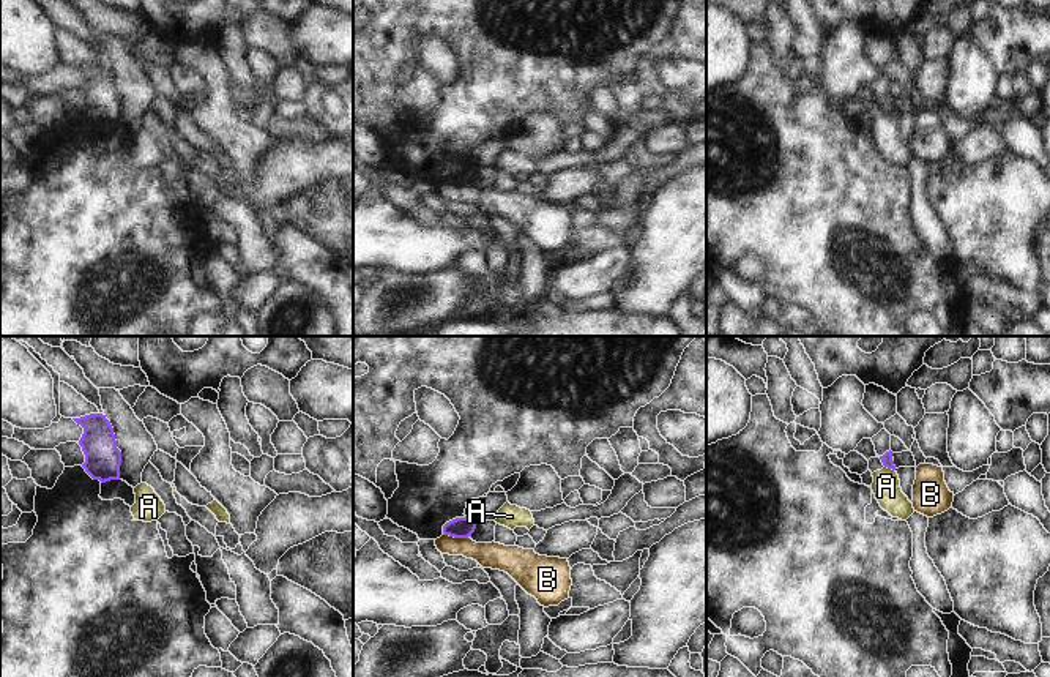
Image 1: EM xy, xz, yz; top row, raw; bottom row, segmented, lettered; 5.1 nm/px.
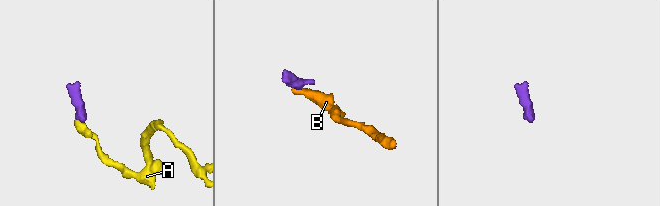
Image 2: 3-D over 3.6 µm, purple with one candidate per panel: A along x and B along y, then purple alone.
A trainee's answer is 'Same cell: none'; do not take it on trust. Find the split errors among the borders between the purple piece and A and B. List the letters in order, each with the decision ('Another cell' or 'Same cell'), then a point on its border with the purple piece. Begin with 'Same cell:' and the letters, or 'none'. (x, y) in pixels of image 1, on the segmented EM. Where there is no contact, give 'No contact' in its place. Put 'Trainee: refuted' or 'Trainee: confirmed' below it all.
Same cell: none
A: Another cell. Touches purple at yz (889, 467)
B: Another cell. Touches purple at xz (456, 537)
Trainee: confirmed

